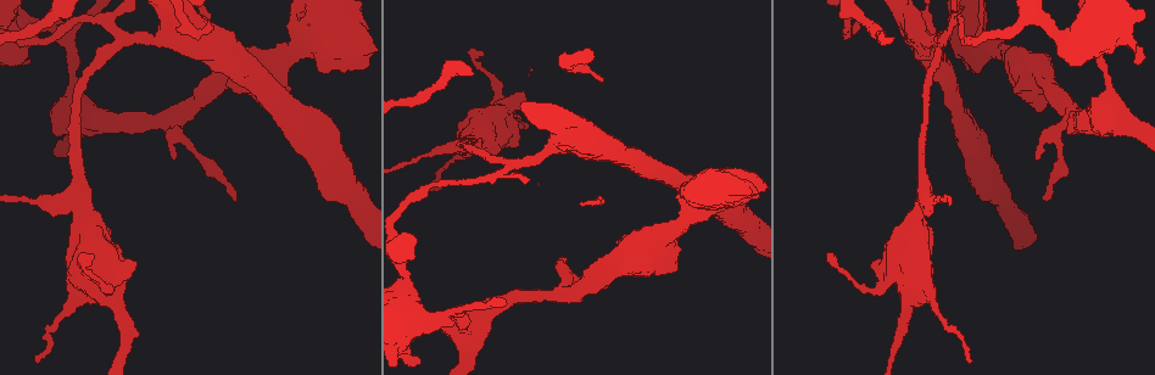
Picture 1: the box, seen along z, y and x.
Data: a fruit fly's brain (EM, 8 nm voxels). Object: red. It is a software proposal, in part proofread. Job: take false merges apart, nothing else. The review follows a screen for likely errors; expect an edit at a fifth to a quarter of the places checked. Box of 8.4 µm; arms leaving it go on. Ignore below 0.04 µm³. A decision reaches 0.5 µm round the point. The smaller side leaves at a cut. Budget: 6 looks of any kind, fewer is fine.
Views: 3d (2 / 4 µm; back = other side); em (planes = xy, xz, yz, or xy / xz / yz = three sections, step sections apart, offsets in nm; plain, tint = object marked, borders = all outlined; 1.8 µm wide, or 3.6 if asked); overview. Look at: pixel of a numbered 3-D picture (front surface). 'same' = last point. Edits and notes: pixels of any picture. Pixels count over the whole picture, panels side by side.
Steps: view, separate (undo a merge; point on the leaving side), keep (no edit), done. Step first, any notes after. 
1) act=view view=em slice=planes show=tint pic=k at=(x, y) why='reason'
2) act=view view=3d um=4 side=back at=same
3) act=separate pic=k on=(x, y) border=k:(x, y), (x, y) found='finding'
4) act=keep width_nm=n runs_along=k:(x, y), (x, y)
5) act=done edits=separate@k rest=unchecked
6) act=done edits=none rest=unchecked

act=view view=em um=3.6 slice=planes show=tint pic=1 at=(473, 345) why='thick turns thin'

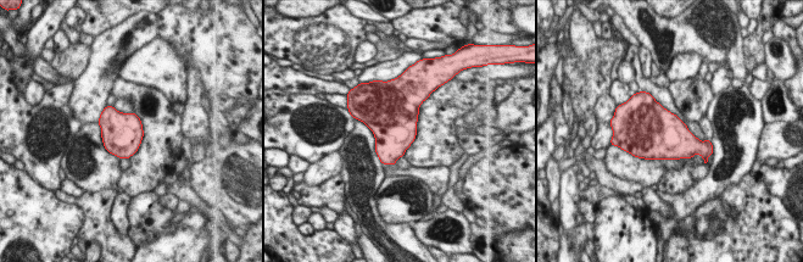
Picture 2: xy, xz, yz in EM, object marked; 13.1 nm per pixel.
act=keep width_nm=550 found='one neuron here'

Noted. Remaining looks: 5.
act=view view=3d um=2 pic=1 at=(941, 41) why='sharp bend'

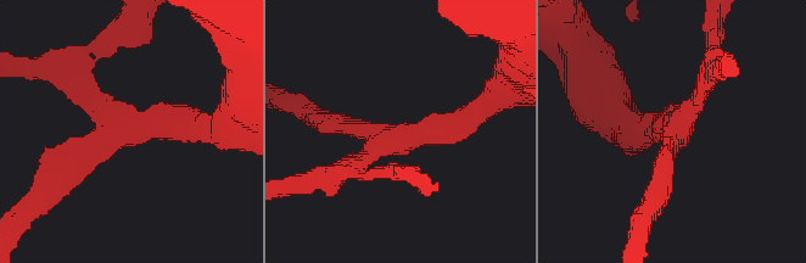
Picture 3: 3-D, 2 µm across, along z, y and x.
act=view view=em slice=yz step=8 show=tint pic=3 at=(391, 138) arms=3 arm_widths_nm=160,200,200 why='now the EM'

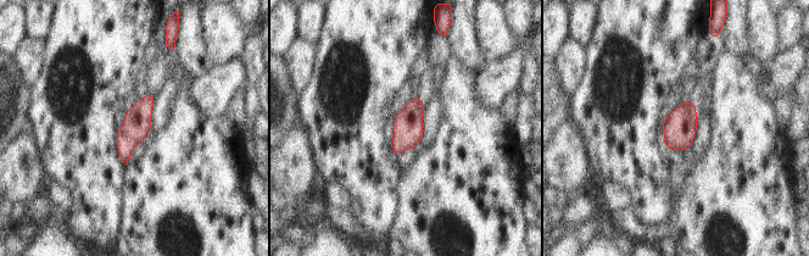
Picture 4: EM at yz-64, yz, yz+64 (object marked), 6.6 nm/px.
act=view view=em slice=xy step=8 show=tint at=same why='another direction'

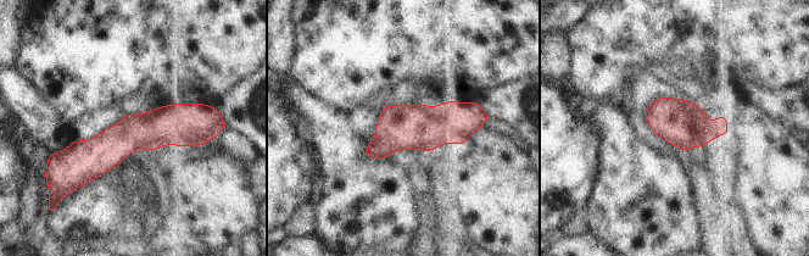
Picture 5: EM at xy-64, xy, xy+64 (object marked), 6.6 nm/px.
act=keep width_nm=240 runs_along=5:(202, 116), (63, 154) found='continuous, no second neuron'

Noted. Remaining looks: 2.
act=view view=em slice=planes show=tint pic=1 at=(168, 118)

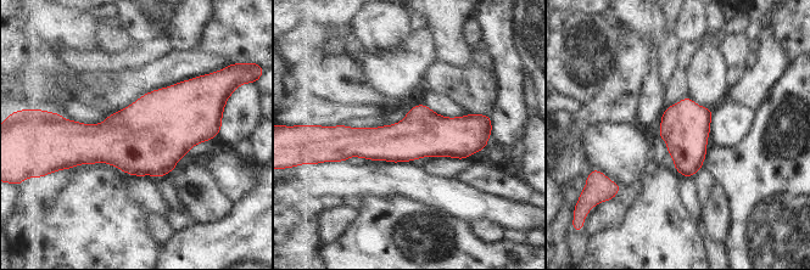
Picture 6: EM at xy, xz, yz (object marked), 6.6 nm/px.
act=keep width_nm=320 runs_along=6:(482, 128), (463, 136), (336, 140) found='one neuron here'

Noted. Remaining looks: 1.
act=done edits=none rest=unchecked

